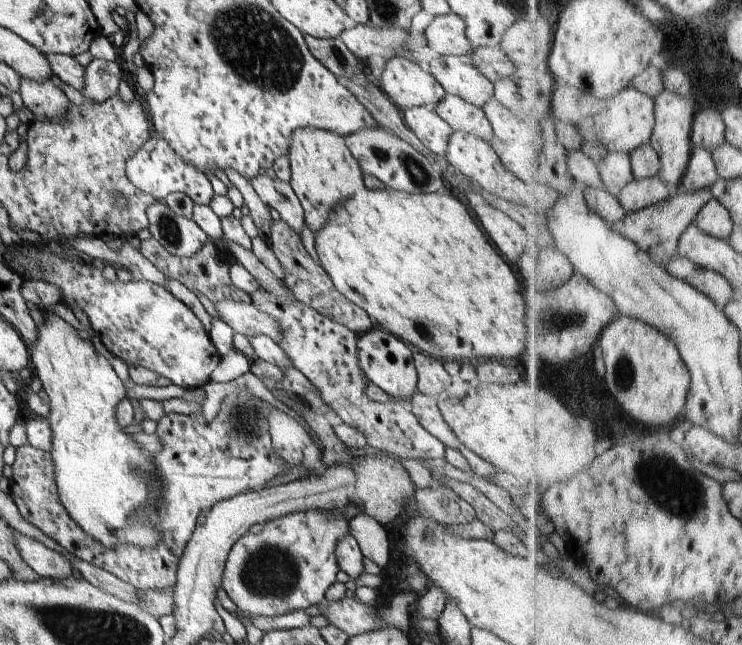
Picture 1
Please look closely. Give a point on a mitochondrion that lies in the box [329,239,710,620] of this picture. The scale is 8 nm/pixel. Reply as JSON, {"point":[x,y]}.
{"point":[627,373]}

